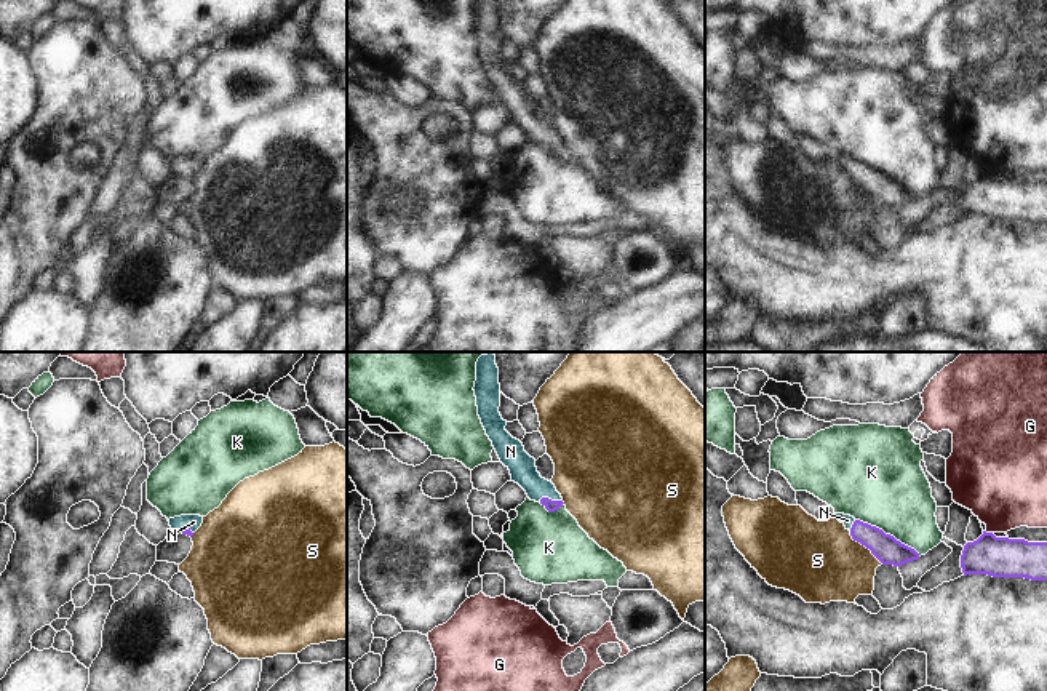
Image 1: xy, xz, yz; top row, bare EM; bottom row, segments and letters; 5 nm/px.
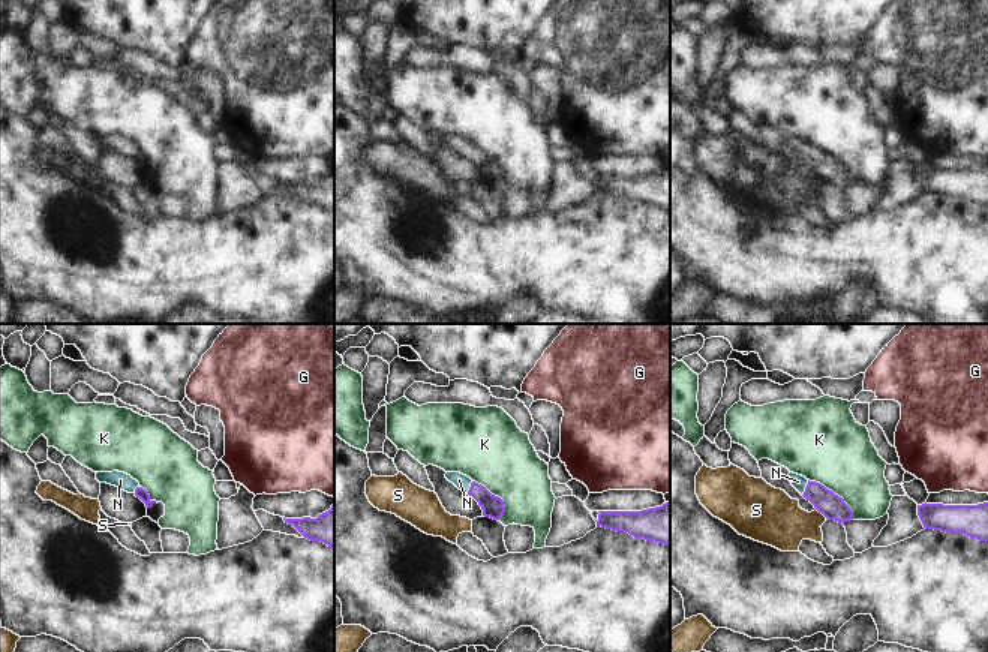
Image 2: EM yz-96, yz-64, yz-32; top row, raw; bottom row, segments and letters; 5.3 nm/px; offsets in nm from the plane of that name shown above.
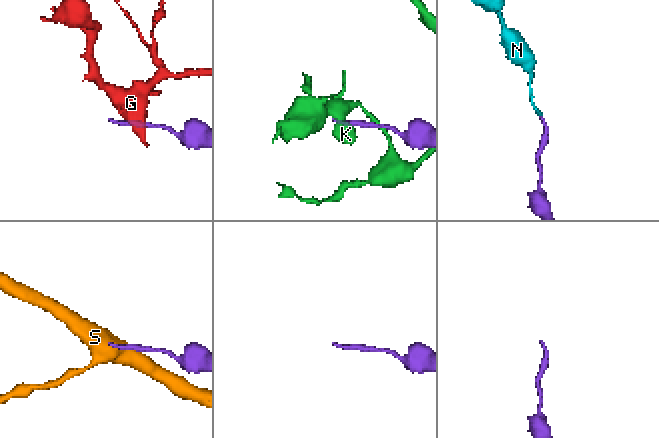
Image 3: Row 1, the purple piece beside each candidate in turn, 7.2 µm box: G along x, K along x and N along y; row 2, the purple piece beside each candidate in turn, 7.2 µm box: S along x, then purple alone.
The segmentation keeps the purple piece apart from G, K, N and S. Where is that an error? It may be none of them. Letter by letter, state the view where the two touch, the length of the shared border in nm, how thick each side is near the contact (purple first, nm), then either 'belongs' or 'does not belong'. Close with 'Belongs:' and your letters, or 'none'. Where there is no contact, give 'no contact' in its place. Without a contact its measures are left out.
G: meets purple in yz; contact 40 nm long; 200 nm thick on the purple side, 420 nm on the other; does not belong
K: meets purple in yz; contact 380 nm long; 140 nm thick on the purple side, 420 nm on the other; does not belong
N: meets purple in xz; contact 120 nm long; 60 nm thick on the purple side, 140 nm on the other; belongs
S: meets purple in yz; contact 240 nm long; 140 nm thick on the purple side, 400 nm on the other; does not belong
Belongs: N

